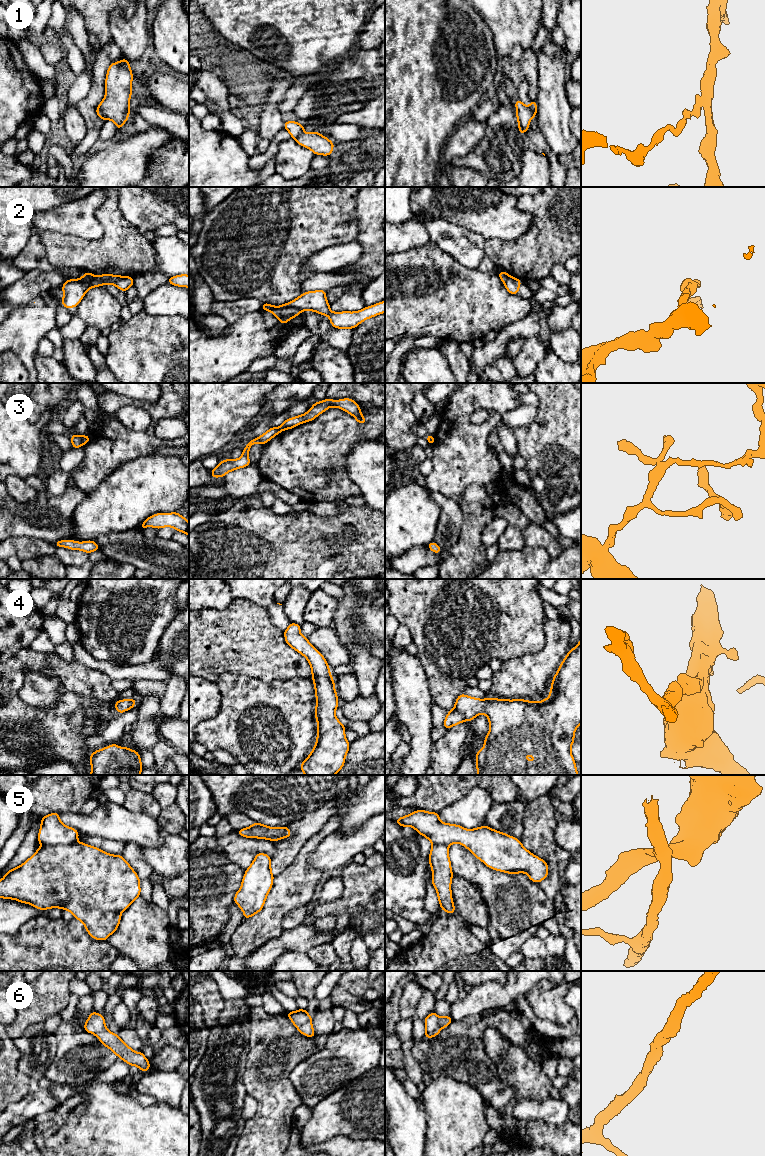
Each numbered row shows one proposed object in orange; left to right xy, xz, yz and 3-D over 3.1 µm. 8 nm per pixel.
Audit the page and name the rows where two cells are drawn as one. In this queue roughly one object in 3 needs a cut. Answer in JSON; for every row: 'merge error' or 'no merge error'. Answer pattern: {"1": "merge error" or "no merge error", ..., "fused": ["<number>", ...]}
{"1": "merge error", "2": "merge error", "3": "merge error", "4": "no merge error", "5": "merge error", "6": "no merge error", "fused": ["1", "2", "3", "5"]}

